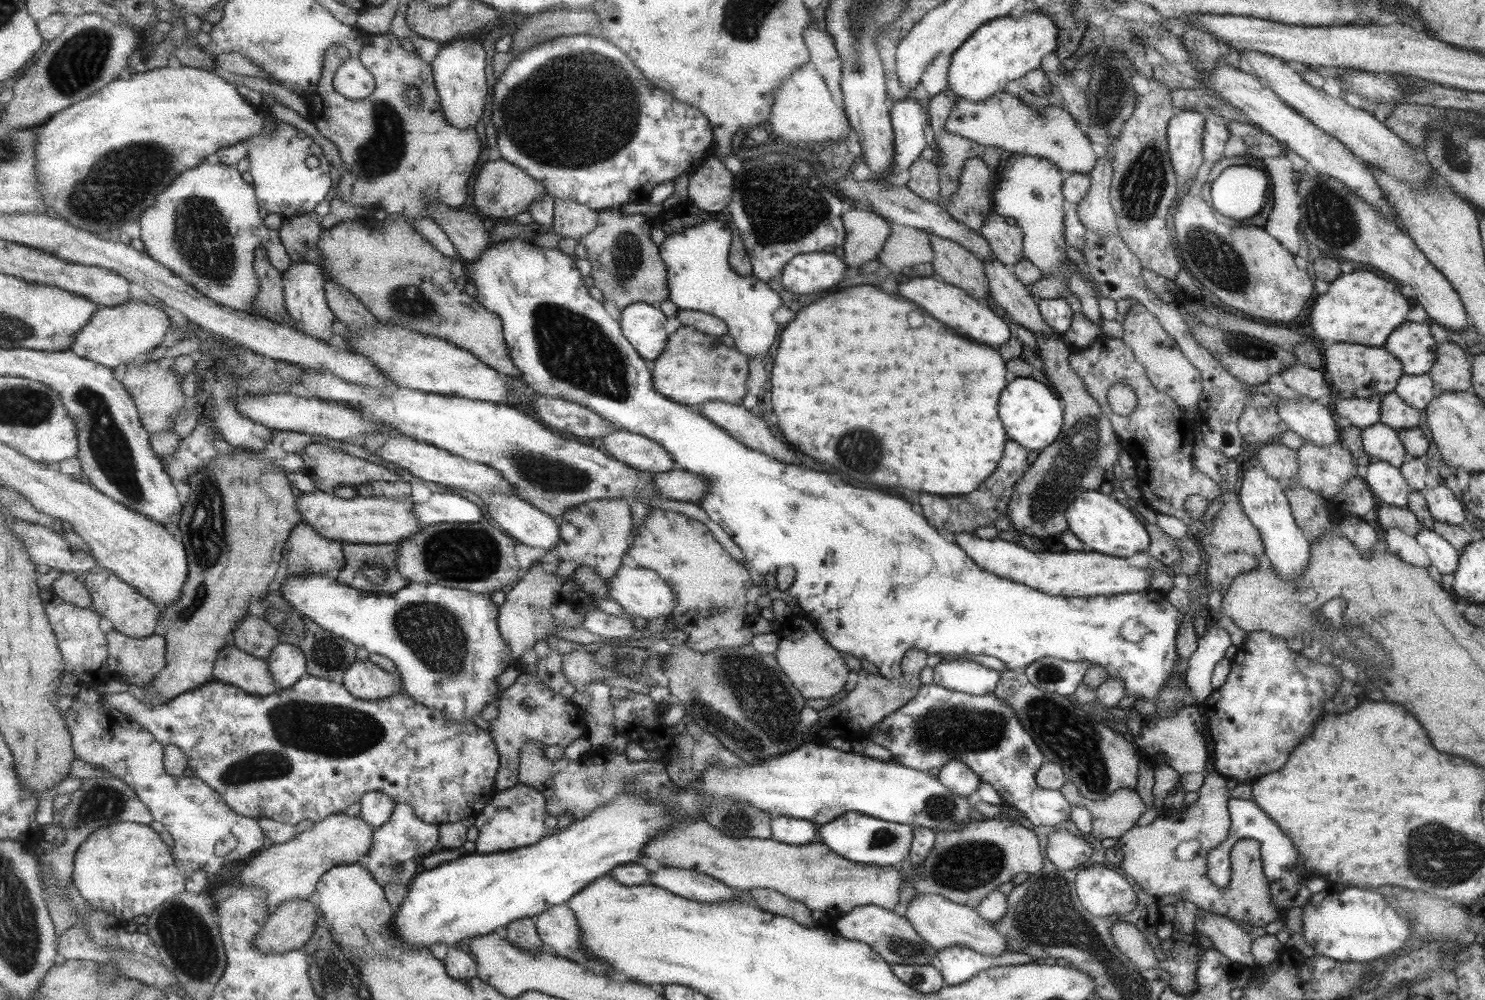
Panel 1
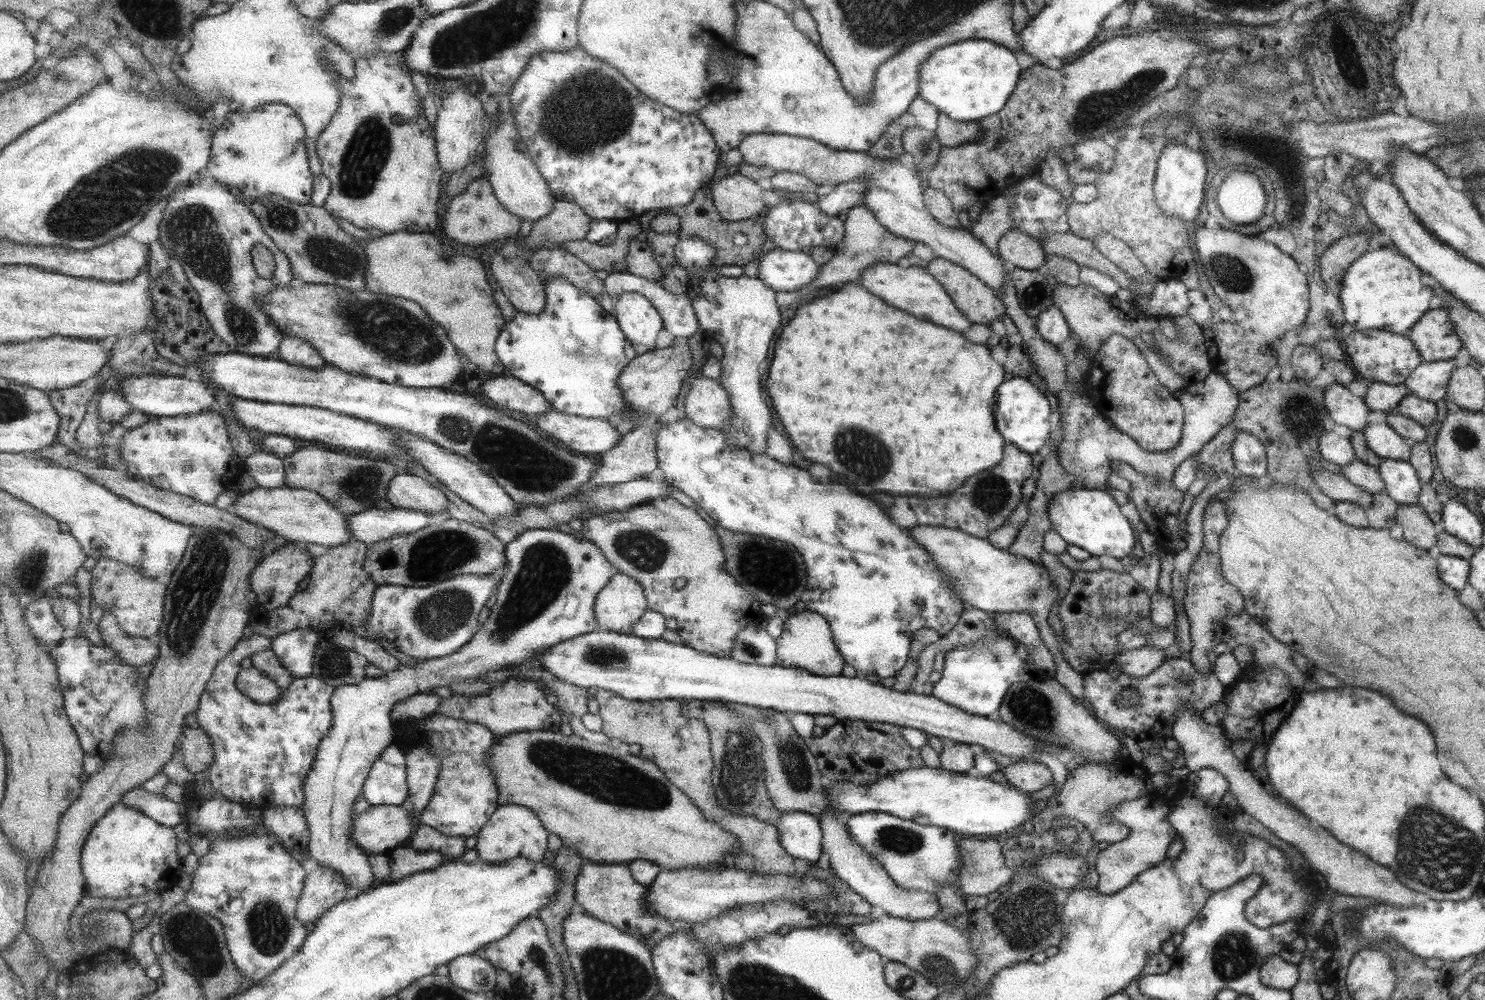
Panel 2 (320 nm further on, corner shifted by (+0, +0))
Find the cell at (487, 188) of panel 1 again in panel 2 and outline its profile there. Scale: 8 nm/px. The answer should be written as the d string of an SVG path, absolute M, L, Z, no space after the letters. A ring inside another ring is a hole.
M483 175L472 182L467 190L450 199L450 205L443 215L442 224L446 236L471 248L494 244L497 240L505 242L519 234L522 219L507 210L496 197L494 187L489 179Z

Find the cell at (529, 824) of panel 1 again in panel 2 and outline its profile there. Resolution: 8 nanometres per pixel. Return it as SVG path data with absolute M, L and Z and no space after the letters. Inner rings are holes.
M500 806L491 817L491 821L481 829L475 849L481 859L491 864L500 864L520 856L530 858L533 862L541 862L547 854L547 842L549 842L549 832L545 828L539 816L527 806Z

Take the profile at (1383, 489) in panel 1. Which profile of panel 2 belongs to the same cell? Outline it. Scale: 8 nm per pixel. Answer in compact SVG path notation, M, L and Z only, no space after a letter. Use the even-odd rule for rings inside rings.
M1382 459L1379 470L1385 482L1383 492L1399 505L1411 505L1417 502L1419 480L1417 471L1408 461Z

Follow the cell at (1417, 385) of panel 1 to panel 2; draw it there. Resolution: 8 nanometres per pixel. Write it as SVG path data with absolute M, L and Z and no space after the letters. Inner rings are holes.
M1463 357L1439 362L1422 362L1402 383L1417 398L1435 402L1445 399L1446 387Z

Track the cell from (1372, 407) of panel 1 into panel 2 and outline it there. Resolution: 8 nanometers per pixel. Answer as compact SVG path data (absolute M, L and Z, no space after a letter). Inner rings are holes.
M1373 382L1368 385L1363 400L1371 412L1391 413L1407 393L1409 389L1403 383Z

